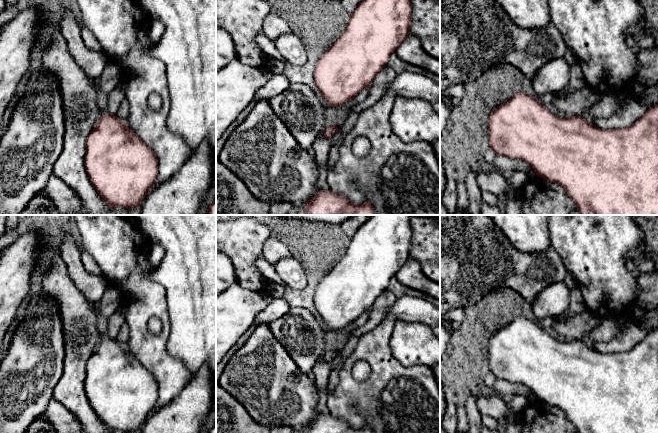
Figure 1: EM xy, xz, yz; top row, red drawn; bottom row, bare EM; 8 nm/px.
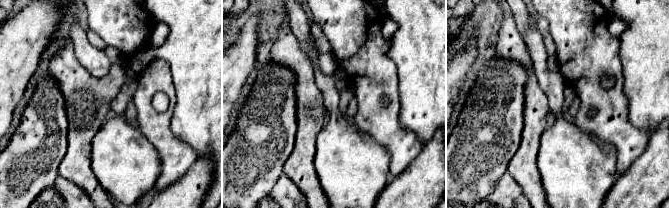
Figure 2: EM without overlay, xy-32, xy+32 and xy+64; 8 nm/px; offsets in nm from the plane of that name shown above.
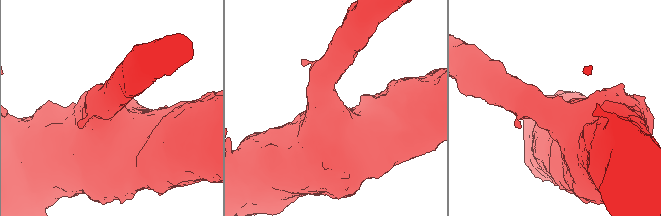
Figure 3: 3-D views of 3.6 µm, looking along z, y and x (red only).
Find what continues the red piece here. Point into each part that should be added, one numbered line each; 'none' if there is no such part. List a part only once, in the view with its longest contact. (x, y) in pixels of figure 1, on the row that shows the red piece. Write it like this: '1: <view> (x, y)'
1: xy (102, 98)

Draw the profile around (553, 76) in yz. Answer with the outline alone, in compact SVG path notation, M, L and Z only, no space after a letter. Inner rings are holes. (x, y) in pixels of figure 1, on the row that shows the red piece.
M564 57L554 58L542 65L531 81L535 96L552 95L562 91L570 81L570 65Z

